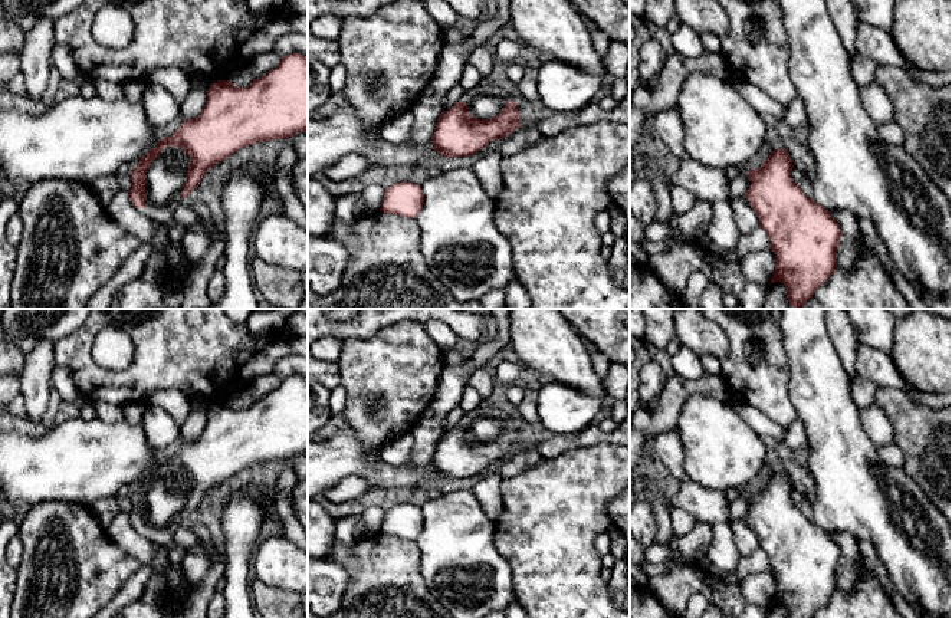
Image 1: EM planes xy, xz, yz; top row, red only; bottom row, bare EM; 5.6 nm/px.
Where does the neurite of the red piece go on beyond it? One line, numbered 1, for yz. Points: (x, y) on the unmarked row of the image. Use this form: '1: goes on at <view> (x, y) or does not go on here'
1: does not go on here

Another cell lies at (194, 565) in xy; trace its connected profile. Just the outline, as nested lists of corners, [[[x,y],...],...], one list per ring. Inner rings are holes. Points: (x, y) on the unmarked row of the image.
[[[187,552],[181,562],[181,569],[191,585],[203,581],[210,569],[210,559],[206,553]]]

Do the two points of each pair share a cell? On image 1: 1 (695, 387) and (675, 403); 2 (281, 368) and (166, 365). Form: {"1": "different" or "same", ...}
{"1": "same", "2": "different"}

